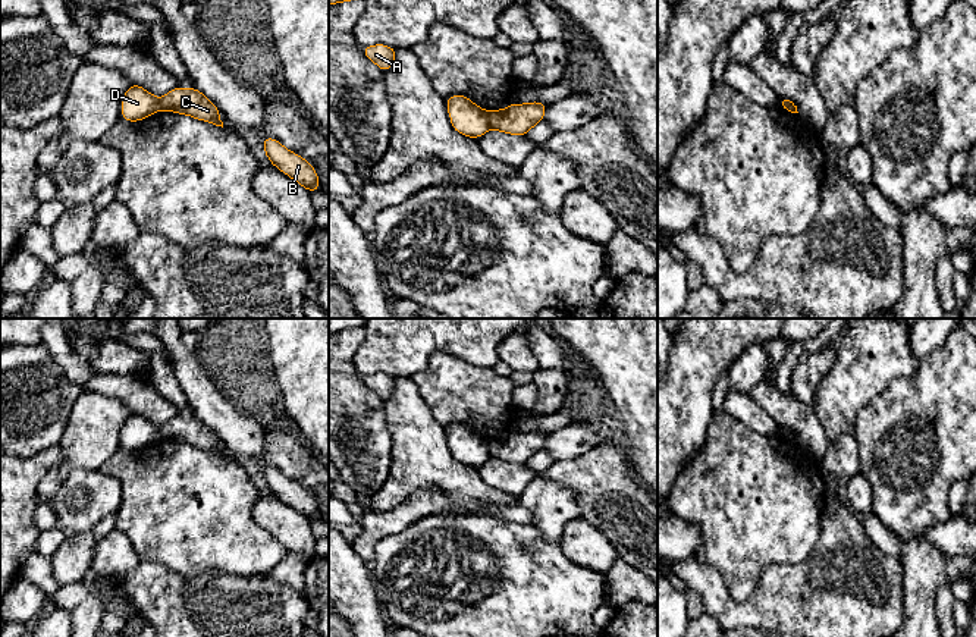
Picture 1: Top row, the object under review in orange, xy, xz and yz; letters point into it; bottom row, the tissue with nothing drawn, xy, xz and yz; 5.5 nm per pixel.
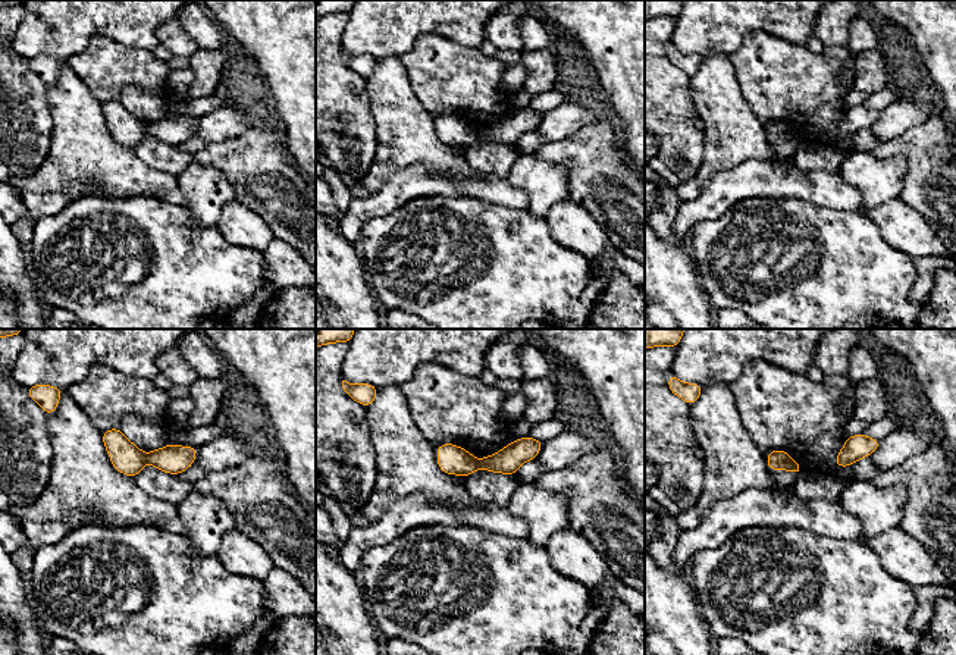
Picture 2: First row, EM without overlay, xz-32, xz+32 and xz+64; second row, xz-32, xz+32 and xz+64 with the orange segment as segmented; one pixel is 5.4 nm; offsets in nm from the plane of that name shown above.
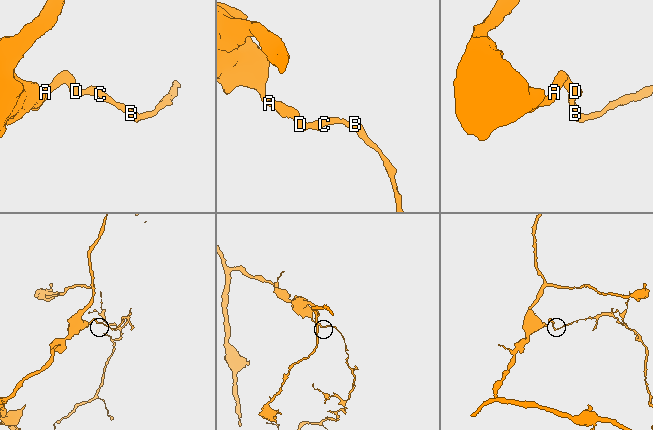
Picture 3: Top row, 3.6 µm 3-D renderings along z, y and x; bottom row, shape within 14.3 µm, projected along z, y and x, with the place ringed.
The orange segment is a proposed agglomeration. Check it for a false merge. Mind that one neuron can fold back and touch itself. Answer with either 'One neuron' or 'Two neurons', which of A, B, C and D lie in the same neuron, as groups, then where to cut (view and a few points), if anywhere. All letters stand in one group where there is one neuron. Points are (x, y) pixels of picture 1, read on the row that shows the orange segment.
Two neurons. Groups: A D / B C. Split along xz (486, 112), (490, 126)

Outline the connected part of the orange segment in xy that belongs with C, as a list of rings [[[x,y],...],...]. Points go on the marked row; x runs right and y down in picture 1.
[[[178,87],[159,101],[161,110],[188,114],[223,128],[223,122],[219,117],[220,110],[197,88],[185,90]]]

